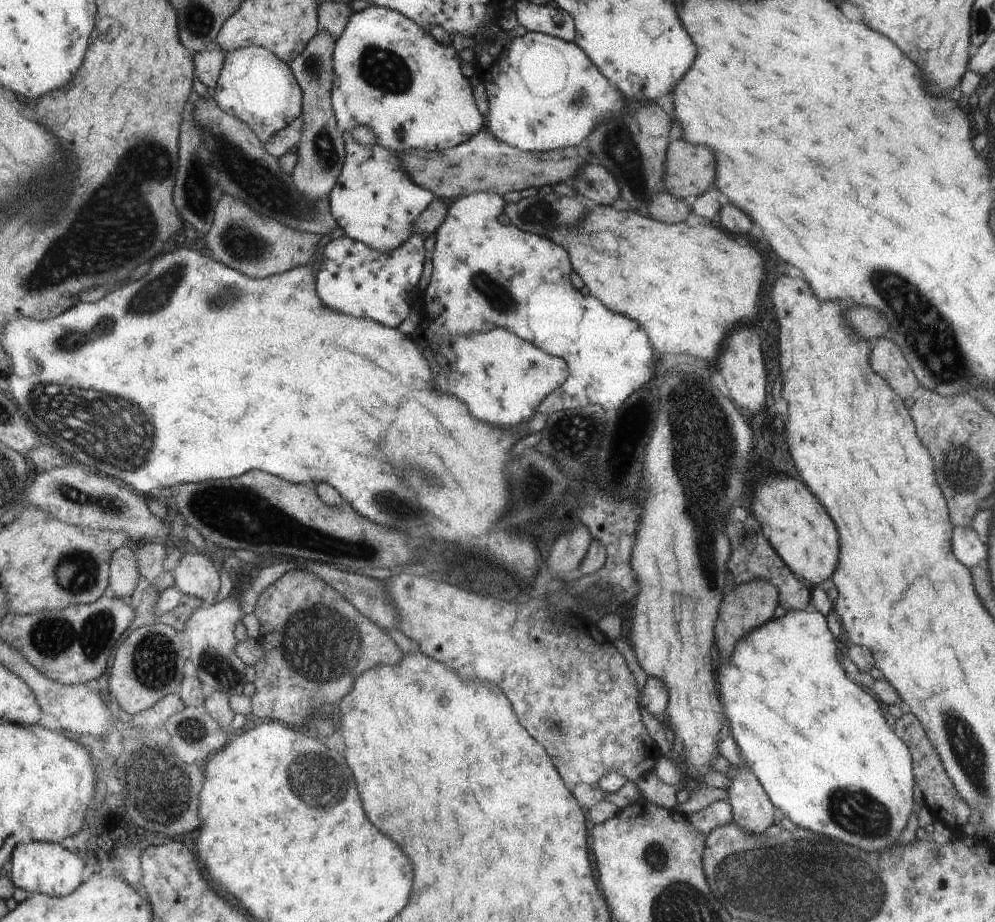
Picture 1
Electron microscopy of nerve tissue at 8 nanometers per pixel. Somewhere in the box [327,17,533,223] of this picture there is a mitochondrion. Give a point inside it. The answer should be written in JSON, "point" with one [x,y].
{"point":[381,68]}

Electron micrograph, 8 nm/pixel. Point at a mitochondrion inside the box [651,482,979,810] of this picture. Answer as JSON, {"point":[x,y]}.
{"point":[704,509]}

